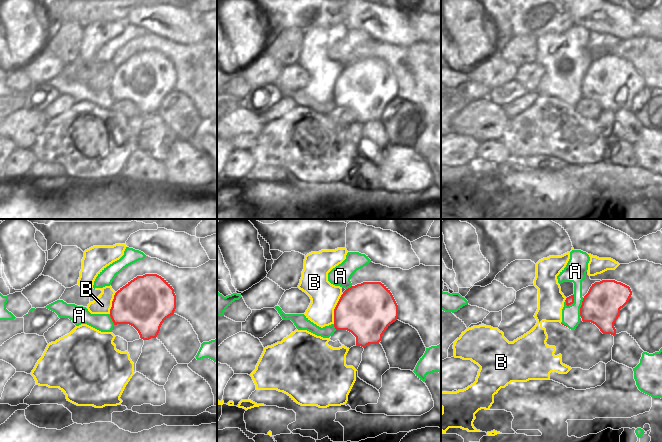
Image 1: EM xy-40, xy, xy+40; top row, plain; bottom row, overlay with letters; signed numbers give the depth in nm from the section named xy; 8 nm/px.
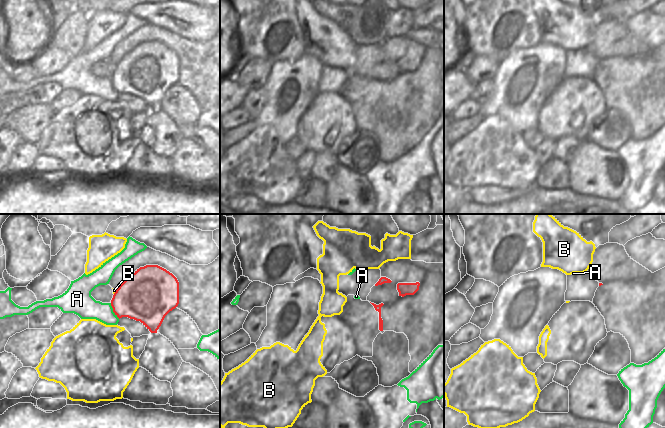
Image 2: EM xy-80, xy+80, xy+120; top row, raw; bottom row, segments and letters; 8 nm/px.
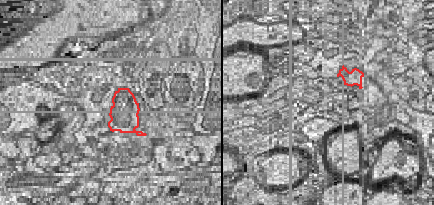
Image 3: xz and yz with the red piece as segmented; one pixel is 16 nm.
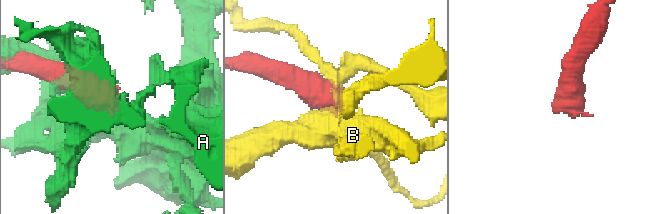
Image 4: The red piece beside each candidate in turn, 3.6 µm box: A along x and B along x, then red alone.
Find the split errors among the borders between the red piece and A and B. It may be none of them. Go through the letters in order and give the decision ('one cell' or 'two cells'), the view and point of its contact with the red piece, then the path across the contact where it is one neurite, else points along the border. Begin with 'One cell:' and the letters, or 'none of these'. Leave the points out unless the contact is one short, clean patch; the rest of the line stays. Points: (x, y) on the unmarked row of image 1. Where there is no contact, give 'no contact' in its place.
One cell: none of these
A: two cells; contact xy+40 (573, 77)
B: two cells; contact xy (335, 84); border xy (343, 69), (334, 85), (333, 99)

